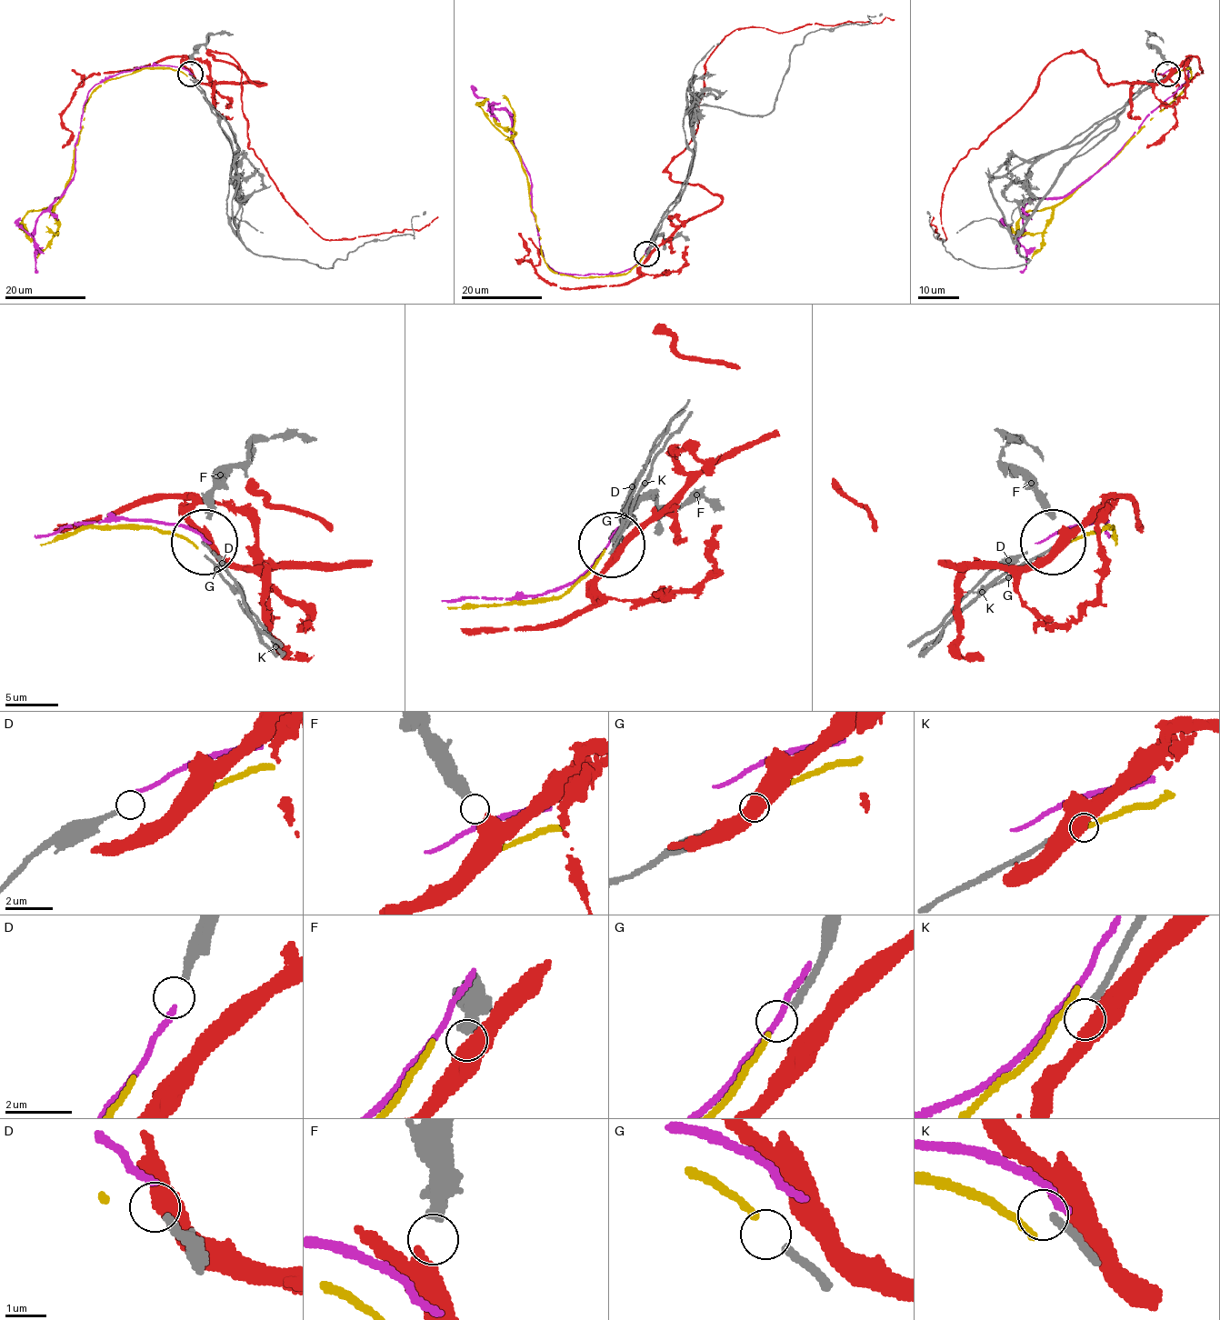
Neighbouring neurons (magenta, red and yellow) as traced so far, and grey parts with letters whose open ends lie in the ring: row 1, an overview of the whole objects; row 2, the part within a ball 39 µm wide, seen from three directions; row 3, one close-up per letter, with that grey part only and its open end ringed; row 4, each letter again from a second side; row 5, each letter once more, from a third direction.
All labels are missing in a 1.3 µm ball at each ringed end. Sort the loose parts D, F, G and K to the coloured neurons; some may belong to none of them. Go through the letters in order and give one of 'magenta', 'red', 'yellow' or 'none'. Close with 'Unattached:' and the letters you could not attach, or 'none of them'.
D: none
F: red
G: yellow
K: none
Unattached: D, K

